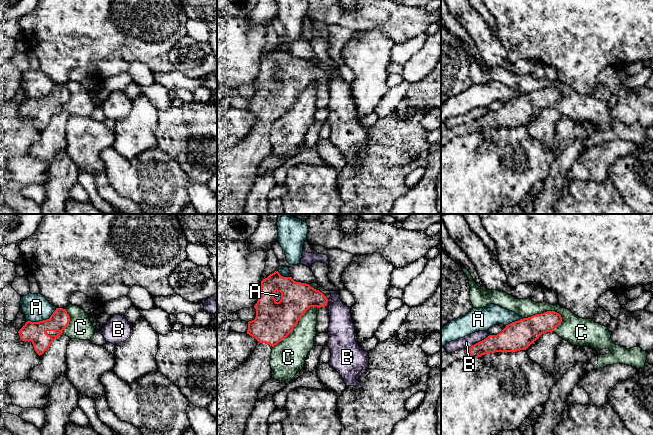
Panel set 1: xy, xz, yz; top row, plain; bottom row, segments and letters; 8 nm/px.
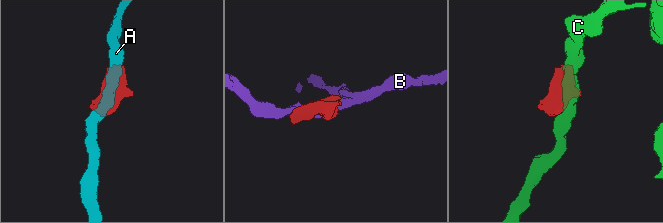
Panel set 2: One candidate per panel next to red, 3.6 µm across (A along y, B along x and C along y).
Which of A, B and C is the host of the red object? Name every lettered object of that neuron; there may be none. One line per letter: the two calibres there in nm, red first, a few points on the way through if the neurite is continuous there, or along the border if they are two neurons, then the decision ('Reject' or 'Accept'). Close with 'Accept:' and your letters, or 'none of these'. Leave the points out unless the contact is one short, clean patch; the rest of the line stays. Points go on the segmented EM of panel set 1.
A: Thickness 160 nm (red) against 220 nm. Reject
B: Thickness 190 nm (red) against 100 nm. Reject
C: Thickness 220 nm (red) against 200 nm. Reject
Accept: none of these

